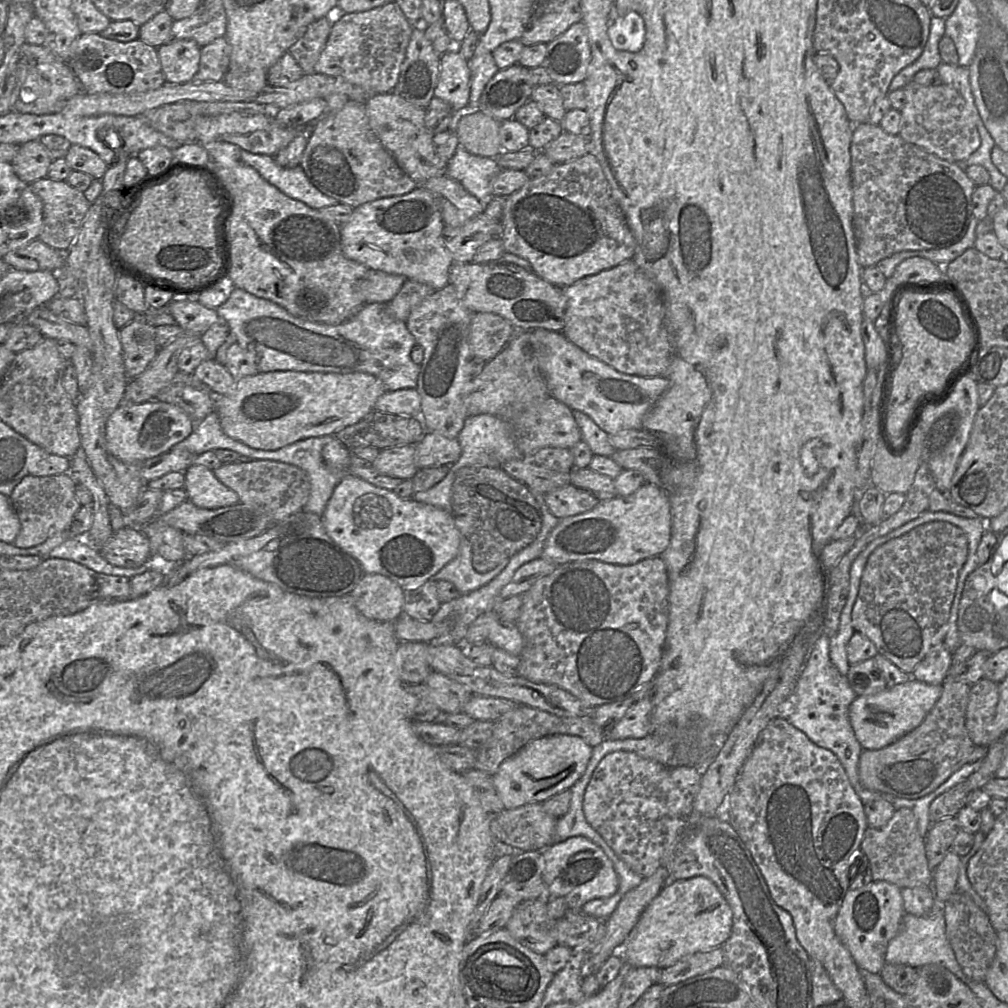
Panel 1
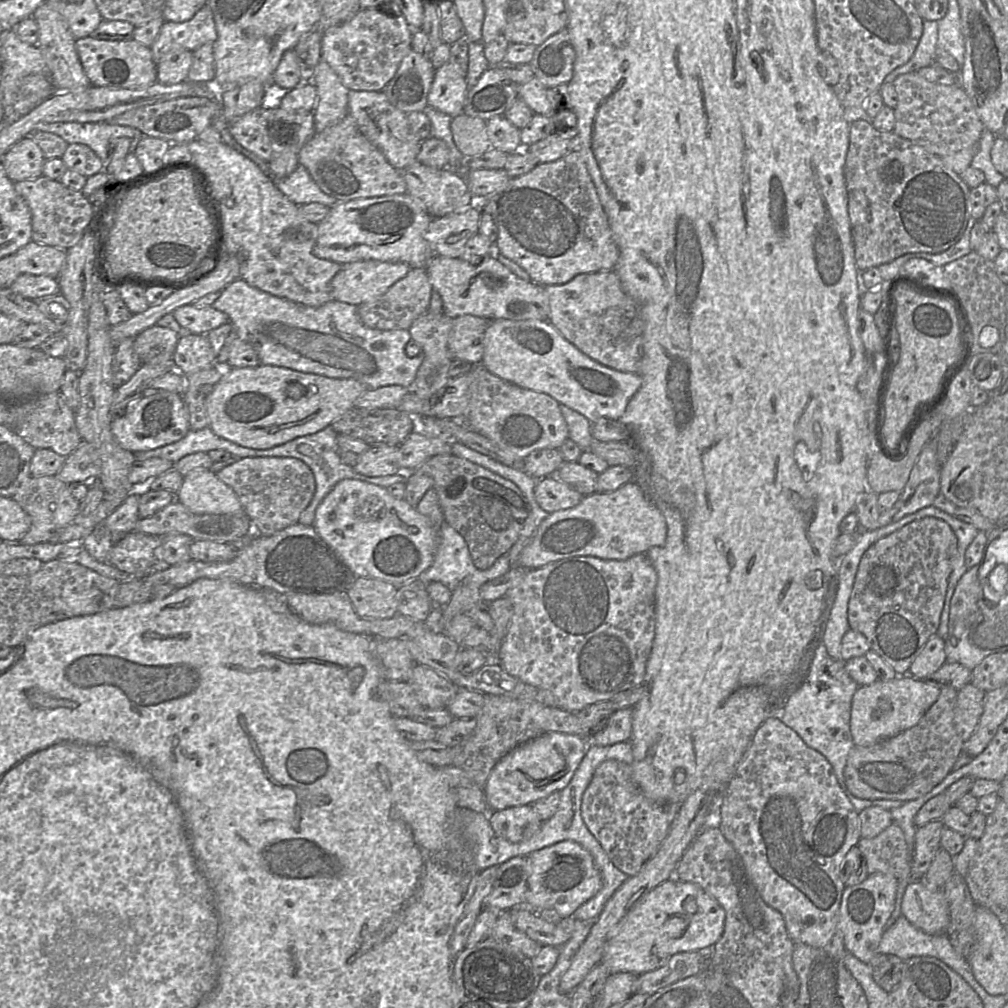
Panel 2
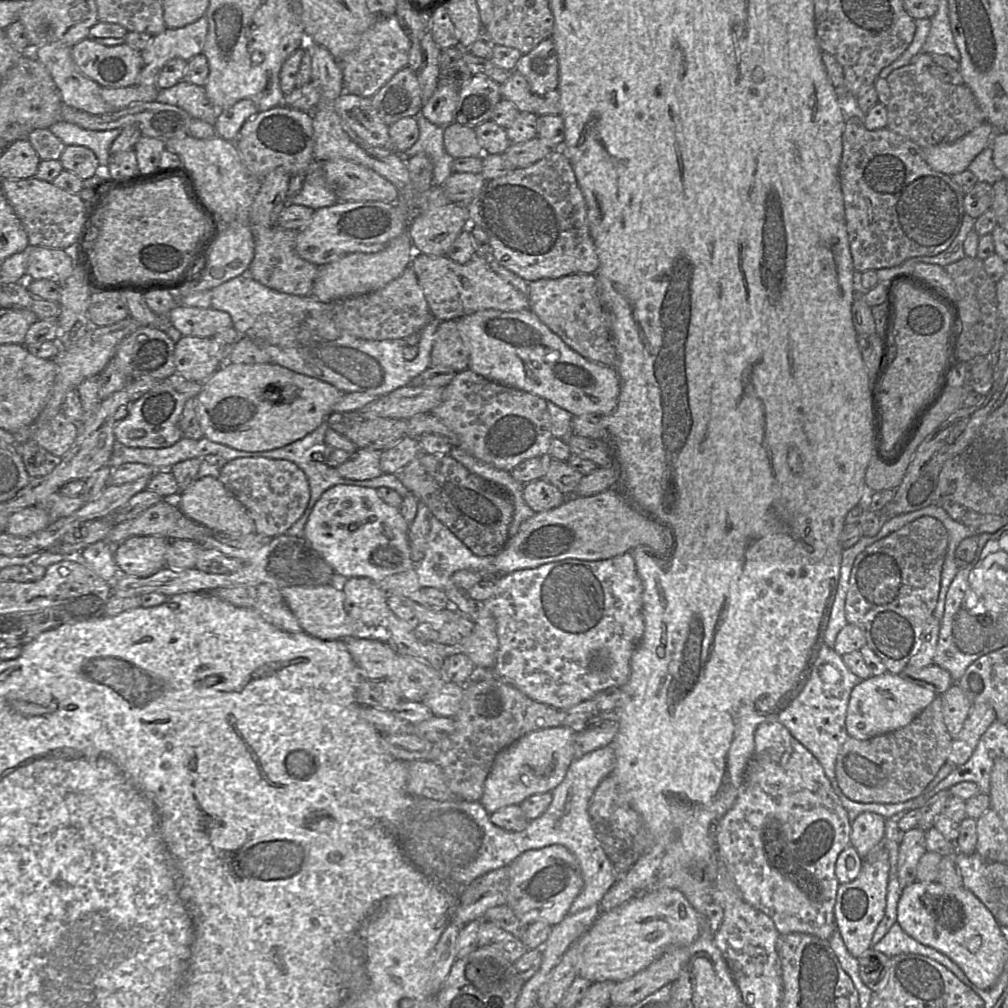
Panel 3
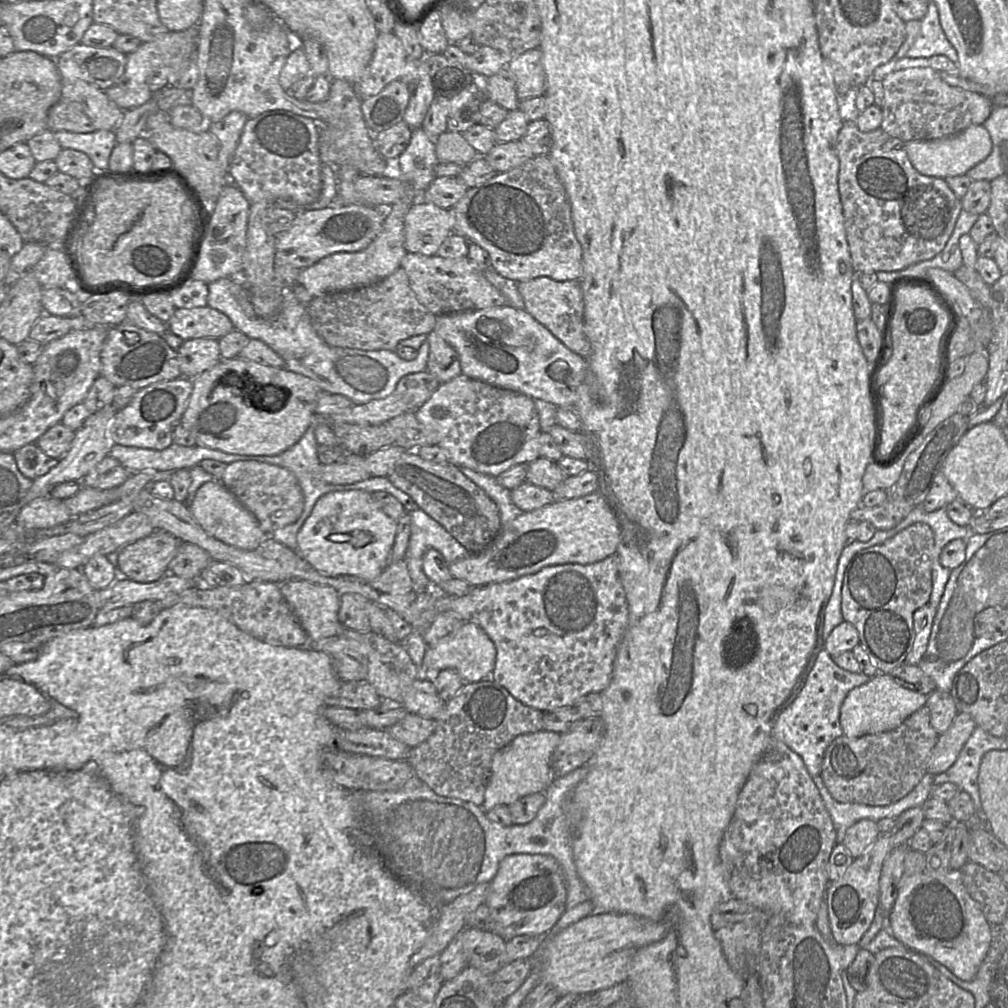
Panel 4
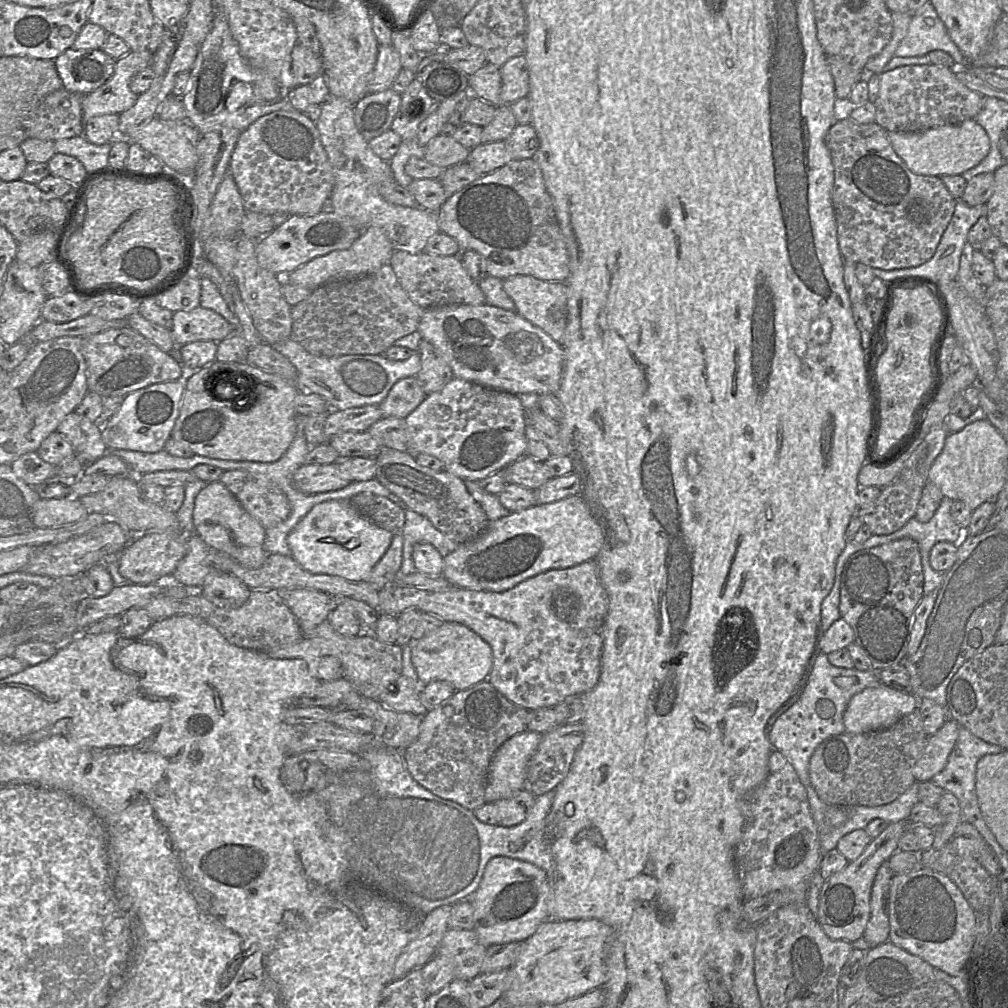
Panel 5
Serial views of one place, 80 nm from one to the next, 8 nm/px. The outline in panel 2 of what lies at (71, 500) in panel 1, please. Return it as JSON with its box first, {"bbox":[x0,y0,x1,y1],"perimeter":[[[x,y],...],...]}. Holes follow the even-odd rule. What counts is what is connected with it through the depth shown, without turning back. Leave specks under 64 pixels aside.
{"bbox":[13,475,80,546],"perimeter":[[[55,475],[29,477],[20,485],[13,499],[31,518],[30,529],[18,542],[27,546],[48,542],[56,532],[73,523],[80,507],[80,501],[72,496],[69,485]]]}

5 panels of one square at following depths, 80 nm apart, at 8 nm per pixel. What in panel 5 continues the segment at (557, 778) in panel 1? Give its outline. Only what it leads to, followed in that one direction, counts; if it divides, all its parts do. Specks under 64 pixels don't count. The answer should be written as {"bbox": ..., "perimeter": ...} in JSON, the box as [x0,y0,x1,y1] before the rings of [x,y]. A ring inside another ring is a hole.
{"bbox":[486,731,541,803],"perimeter":[[[523,731],[507,739],[496,750],[488,769],[486,803],[509,798],[524,789],[528,762],[541,737],[541,733]]]}

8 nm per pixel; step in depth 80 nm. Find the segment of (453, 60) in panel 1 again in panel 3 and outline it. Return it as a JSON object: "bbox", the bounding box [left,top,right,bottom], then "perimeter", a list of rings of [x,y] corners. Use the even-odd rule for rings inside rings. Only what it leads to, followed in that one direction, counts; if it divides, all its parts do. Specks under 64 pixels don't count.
{"bbox":[421,83,459,128],"perimeter":[[[438,83],[431,98],[423,105],[421,114],[444,128],[455,120],[458,98],[459,90],[455,86]]]}

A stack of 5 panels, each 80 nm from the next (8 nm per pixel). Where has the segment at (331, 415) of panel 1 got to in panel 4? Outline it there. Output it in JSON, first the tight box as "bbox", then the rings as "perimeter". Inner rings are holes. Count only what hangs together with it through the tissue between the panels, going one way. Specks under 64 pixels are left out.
{"bbox":[180,357,324,456],"perimeter":[[[238,357],[222,359],[192,382],[193,391],[180,423],[192,433],[196,445],[237,455],[272,456],[293,446],[310,426],[317,398],[324,392],[302,374]]]}

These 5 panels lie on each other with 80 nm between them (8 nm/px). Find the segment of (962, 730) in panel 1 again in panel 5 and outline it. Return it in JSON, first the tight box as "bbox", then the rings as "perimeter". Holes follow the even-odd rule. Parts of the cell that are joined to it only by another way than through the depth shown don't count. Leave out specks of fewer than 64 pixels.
{"bbox":[809,709,929,806],"perimeter":[[[916,709],[888,729],[855,734],[844,732],[823,741],[809,763],[809,777],[818,797],[832,806],[880,806],[893,802],[916,779],[913,769],[923,755],[929,735]]]}

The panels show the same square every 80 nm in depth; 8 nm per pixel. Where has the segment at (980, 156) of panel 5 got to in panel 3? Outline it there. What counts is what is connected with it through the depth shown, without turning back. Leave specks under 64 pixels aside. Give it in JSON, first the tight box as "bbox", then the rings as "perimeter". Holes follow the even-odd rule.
{"bbox":[923,123,992,176],"perimeter":[[[982,123],[954,142],[923,148],[924,159],[935,171],[949,176],[960,174],[988,145],[992,129],[989,123]]]}

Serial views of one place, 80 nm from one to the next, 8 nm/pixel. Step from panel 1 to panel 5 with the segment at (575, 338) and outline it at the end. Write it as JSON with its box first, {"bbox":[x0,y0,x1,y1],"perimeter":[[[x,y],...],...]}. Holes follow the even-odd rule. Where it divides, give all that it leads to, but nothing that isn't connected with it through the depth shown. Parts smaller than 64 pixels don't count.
{"bbox":[503,275,568,344],"perimeter":[[[516,275],[504,279],[503,288],[514,302],[515,311],[520,316],[561,344],[567,323],[568,288],[565,281],[549,282],[529,275]]]}

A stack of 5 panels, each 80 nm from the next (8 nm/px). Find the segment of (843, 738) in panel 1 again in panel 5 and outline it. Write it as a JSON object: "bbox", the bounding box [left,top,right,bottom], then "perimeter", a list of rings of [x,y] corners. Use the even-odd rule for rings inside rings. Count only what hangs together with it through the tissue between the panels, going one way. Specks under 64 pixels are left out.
{"bbox":[769,654,879,787],"perimeter":[[[827,654],[817,655],[799,698],[776,718],[769,732],[773,750],[779,751],[787,759],[805,787],[811,787],[809,763],[815,749],[826,739],[846,731],[843,714],[850,699],[865,688],[879,684],[878,672],[873,669],[860,671],[836,667],[829,662]],[[841,676],[855,677],[856,682],[848,688],[840,688],[834,683],[834,678]]]}

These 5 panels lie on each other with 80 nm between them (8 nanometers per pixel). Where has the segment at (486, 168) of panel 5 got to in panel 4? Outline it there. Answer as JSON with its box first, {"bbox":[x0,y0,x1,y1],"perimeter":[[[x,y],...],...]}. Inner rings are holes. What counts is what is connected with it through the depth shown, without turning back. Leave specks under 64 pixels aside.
{"bbox":[484,138,534,173],"perimeter":[[[522,138],[509,142],[498,142],[484,156],[497,173],[509,171],[534,157],[531,145]]]}

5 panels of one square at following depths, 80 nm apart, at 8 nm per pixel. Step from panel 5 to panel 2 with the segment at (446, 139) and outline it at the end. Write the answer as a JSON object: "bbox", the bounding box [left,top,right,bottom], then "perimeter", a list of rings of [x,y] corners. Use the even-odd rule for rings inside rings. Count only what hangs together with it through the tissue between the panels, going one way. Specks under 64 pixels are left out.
{"bbox":[450,113,491,157],"perimeter":[[[459,113],[450,122],[452,139],[458,153],[463,157],[479,156],[491,147],[486,121]]]}

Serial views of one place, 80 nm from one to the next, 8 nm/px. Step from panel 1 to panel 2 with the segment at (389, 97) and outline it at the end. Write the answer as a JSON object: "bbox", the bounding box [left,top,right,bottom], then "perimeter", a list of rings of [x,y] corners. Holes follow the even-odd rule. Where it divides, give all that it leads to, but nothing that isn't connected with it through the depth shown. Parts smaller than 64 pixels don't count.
{"bbox":[348,91,422,170],"perimeter":[[[350,91],[348,114],[354,119],[359,131],[376,146],[398,170],[403,170],[418,162],[418,154],[422,141],[409,123],[408,114],[393,106],[383,91]]]}

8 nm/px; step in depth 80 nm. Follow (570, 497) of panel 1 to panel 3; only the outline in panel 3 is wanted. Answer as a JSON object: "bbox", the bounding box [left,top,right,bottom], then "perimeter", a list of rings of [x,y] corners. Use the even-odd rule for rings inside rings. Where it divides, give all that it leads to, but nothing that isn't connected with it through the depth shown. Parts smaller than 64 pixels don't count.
{"bbox":[523,478,567,513],"perimeter":[[[543,478],[524,484],[523,499],[535,513],[556,508],[567,498],[567,495]]]}

